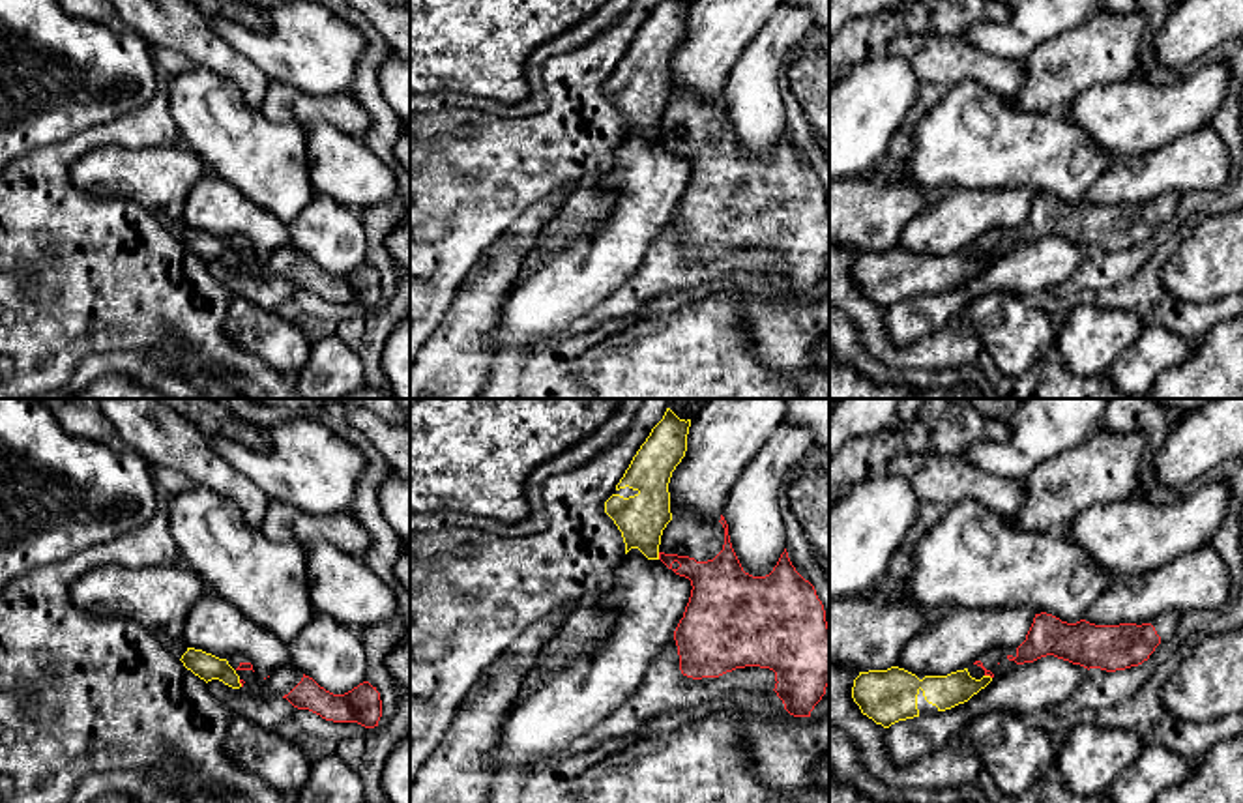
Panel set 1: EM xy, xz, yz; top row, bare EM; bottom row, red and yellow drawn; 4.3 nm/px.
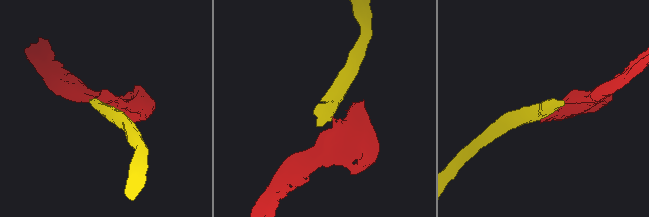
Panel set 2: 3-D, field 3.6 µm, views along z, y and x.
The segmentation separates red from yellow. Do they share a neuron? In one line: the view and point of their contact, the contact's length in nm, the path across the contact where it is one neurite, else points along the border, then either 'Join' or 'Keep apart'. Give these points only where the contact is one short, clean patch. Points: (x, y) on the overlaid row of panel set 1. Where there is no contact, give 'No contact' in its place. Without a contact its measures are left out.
Touches red at xz (659, 556). Shared border 30 nm. Boundary: xz (658, 553), (659, 558). Keep apart

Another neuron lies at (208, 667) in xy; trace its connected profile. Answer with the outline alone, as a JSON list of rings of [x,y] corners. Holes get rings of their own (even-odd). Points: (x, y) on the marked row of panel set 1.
[[[155,633],[159,642],[178,657],[187,670],[204,679],[206,683],[212,679],[219,679],[232,689],[240,689],[240,676],[228,664],[227,659],[219,659],[202,650],[189,648],[183,640],[176,640],[167,636],[165,633]]]

